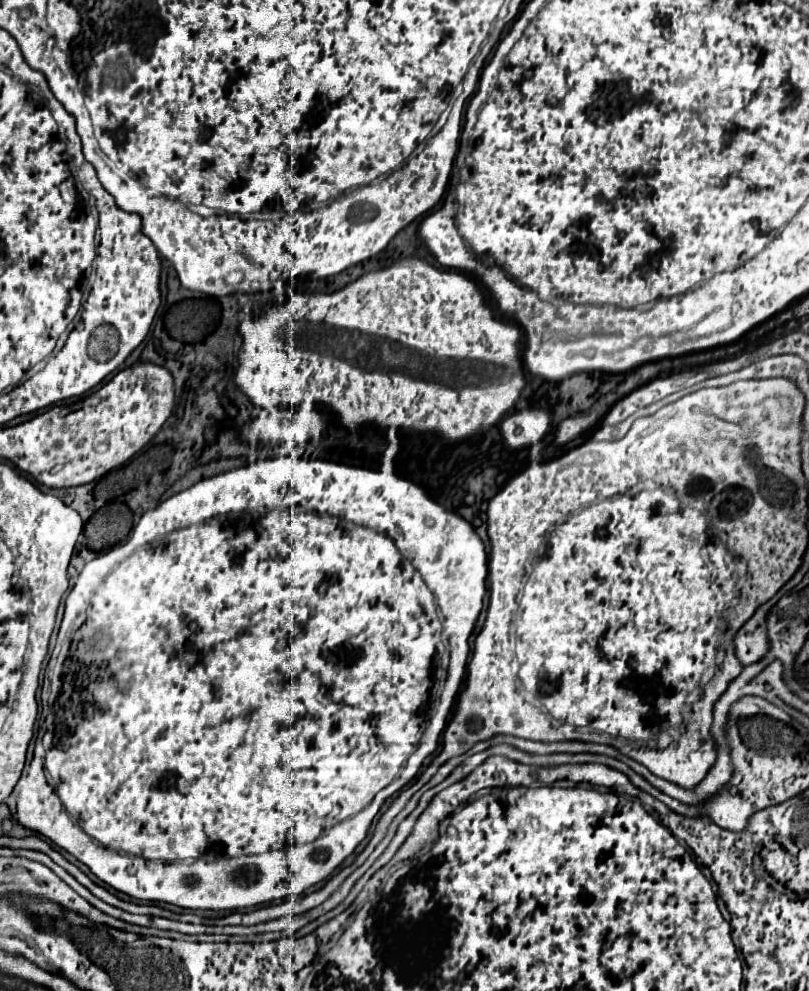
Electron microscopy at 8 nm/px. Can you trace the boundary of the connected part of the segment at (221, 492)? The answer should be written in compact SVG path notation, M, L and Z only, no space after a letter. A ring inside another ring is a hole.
M277 457L277 459L265 459L265 461L259 459L251 465L215 475L213 479L203 479L193 487L161 501L157 507L149 509L141 517L141 521L135 525L135 529L131 529L125 541L113 545L109 551L89 561L75 579L75 587L71 589L65 601L65 617L59 629L57 647L61 647L63 641L71 635L73 627L79 629L84 623L85 625L79 631L79 641L71 643L67 653L59 655L59 663L51 677L53 701L49 701L51 713L47 717L47 733L39 730L37 734L33 761L29 765L27 777L21 781L15 819L25 829L39 833L41 837L53 841L57 847L73 855L77 861L85 863L97 879L101 879L109 887L137 901L169 903L181 909L233 911L241 907L245 909L245 907L279 901L285 897L299 897L309 887L329 879L335 873L335 869L365 839L367 829L375 819L383 801L391 797L397 789L407 785L417 775L423 761L437 749L439 735L445 729L449 711L455 703L455 697L465 677L465 667L469 657L469 635L473 633L475 621L483 607L483 597L487 593L485 579L487 579L487 554L490 549L485 522L476 528L475 533L471 523L467 523L463 517L441 507L415 483L401 479L393 472L393 463L385 463L385 475L383 475L381 471L339 465L333 461L303 461L303 459L291 459L291 457ZM437 607L443 615L443 621L441 621L441 615L437 613ZM445 647L449 647L449 653L451 653L449 679L445 681L445 691L443 691L443 697L439 697L437 711L431 713L431 707L429 707L431 691L435 685L441 683L441 675L443 675L441 659L445 655ZM115 669L129 673L129 679L117 685L113 677ZM425 731L429 731L433 739L431 737L423 739ZM399 765L401 765L401 775L399 775L399 783L395 783L393 779L399 773ZM199 857L202 857L202 861L204 859L208 862L219 859L221 879L211 879L211 875L203 875L203 869L197 869L197 865L192 863Z

